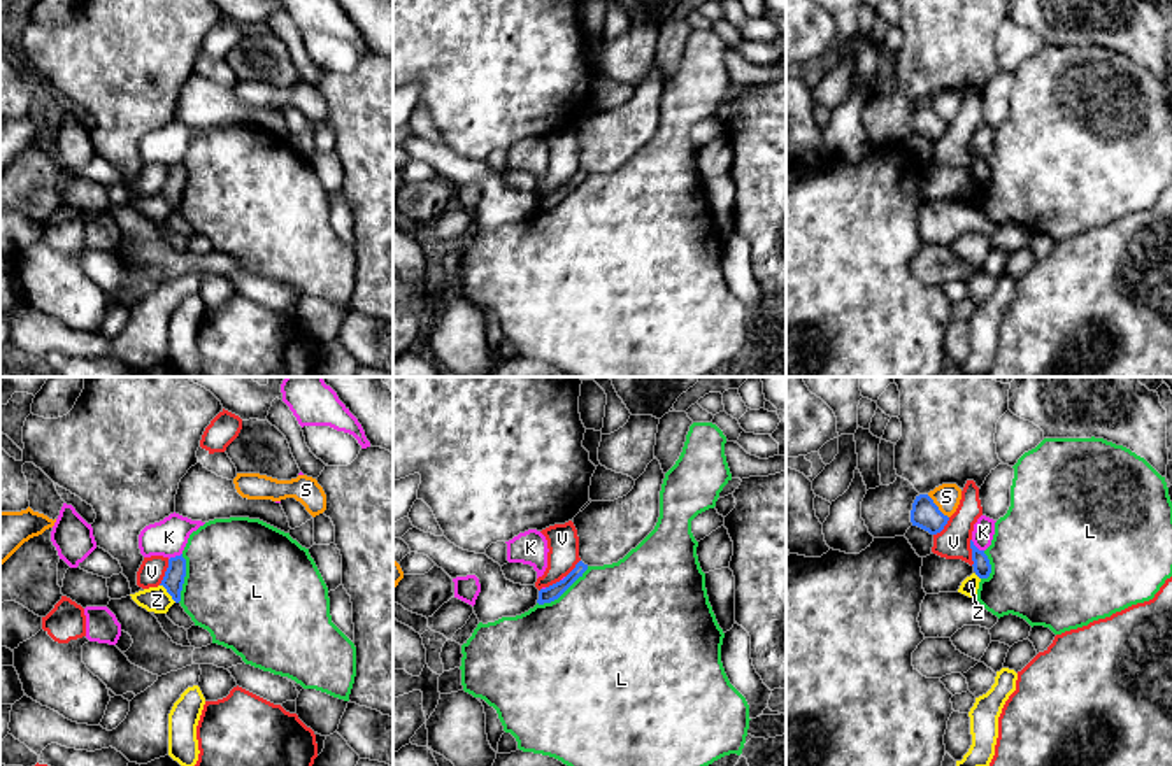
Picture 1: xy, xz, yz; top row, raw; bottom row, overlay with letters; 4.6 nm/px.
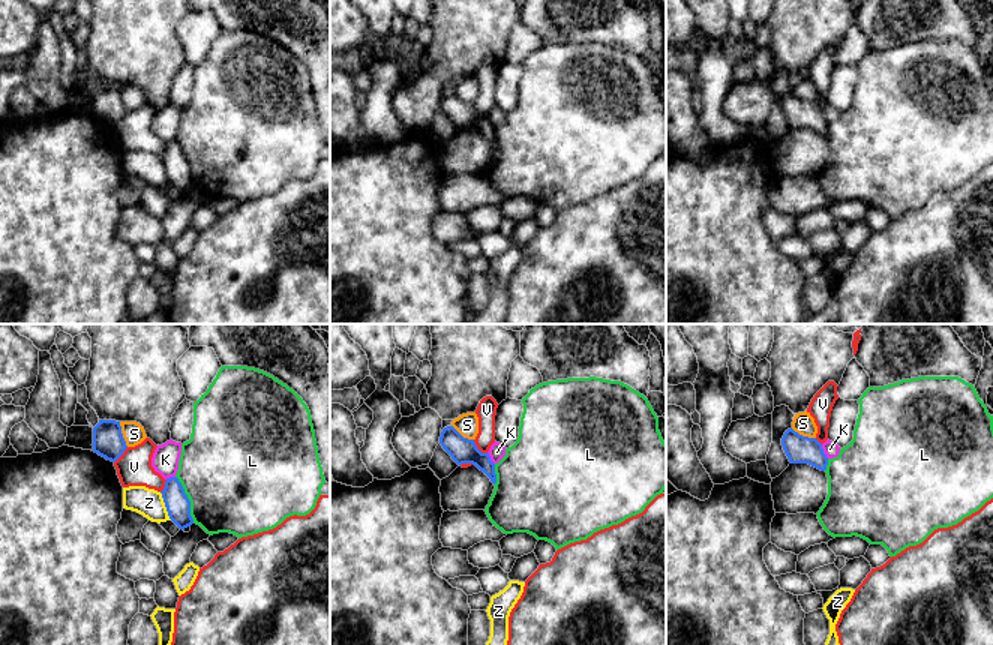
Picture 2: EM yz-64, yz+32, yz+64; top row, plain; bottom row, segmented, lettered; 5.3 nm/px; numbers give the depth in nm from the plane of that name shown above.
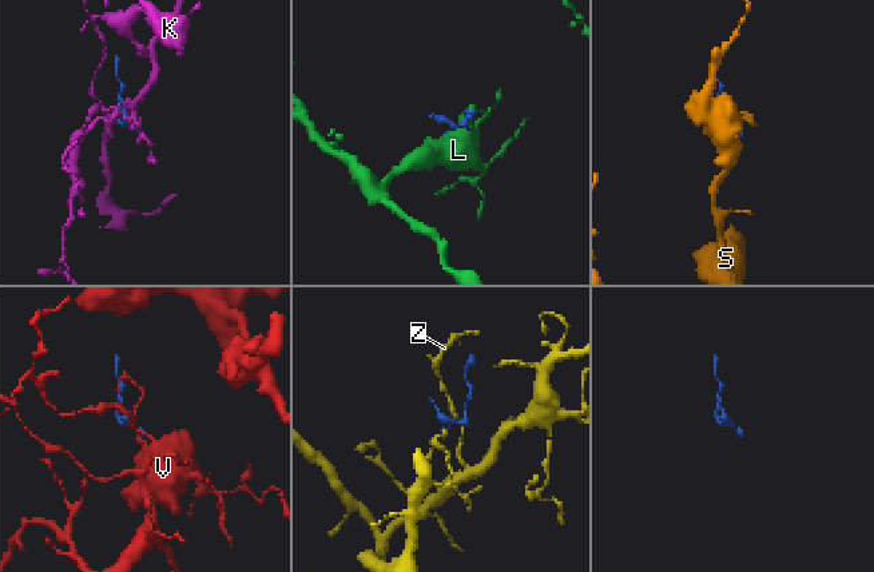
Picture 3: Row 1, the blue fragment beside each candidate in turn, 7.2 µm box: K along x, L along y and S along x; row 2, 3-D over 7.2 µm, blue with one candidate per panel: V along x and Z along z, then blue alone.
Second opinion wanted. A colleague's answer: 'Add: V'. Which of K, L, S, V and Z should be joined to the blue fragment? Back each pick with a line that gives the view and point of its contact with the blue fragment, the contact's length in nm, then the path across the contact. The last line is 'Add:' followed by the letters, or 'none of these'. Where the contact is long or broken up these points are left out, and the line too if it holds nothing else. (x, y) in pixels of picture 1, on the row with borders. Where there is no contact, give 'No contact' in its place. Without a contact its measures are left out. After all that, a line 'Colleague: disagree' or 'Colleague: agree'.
Add: none of these
Colleague: disagree

